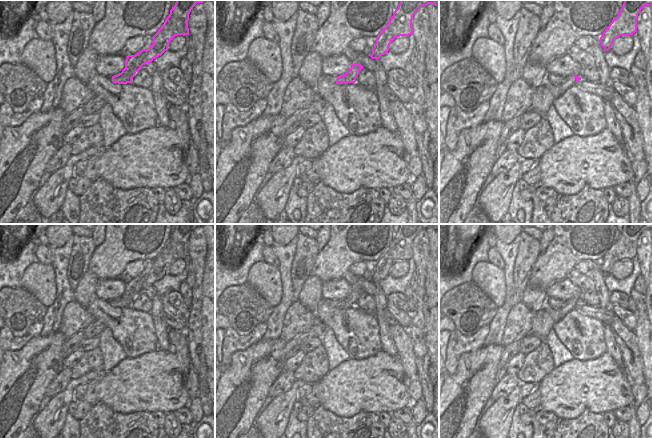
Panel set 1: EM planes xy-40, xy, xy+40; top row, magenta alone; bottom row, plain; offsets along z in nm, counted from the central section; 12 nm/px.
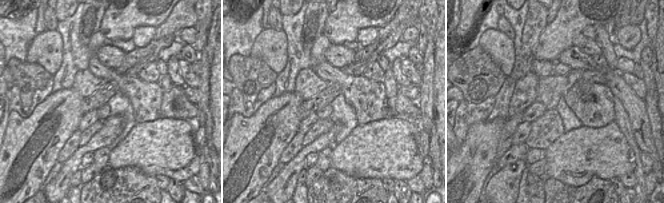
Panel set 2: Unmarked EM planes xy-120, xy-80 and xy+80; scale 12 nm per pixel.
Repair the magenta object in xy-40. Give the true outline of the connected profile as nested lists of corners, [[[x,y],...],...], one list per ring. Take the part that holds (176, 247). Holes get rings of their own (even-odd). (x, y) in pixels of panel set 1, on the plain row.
[[[176,224],[164,248],[153,260],[153,268],[150,272],[142,273],[135,279],[128,279],[122,296],[112,300],[113,307],[131,307],[135,298],[143,289],[151,287],[168,274],[169,267],[175,260],[189,259],[189,238],[197,227],[205,225],[207,224]]]

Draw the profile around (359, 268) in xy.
[[[357,261],[350,266],[349,271],[356,276],[364,276],[368,271],[368,268],[366,266],[366,262]]]

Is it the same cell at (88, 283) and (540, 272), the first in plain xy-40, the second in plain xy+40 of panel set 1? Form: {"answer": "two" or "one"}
{"answer": "two"}

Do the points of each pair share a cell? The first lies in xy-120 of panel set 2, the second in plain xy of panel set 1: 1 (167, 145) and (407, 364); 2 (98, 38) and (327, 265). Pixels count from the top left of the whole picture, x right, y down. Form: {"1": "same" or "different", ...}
{"1": "different", "2": "different"}

